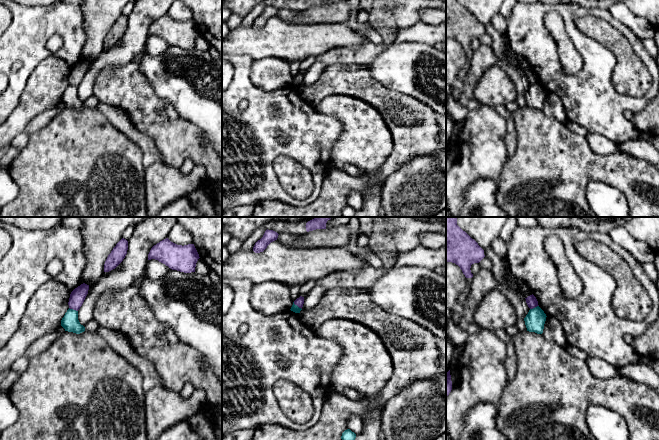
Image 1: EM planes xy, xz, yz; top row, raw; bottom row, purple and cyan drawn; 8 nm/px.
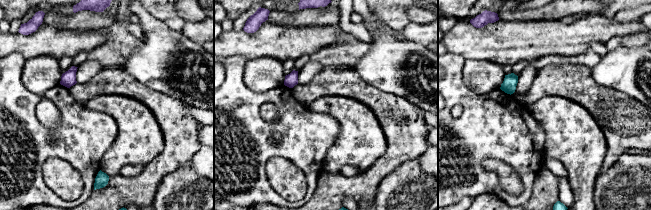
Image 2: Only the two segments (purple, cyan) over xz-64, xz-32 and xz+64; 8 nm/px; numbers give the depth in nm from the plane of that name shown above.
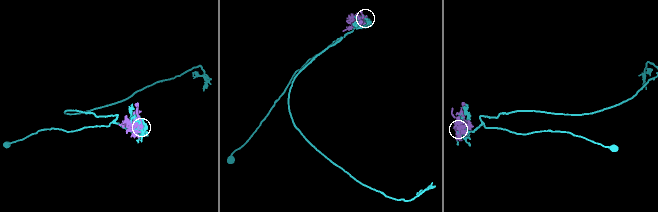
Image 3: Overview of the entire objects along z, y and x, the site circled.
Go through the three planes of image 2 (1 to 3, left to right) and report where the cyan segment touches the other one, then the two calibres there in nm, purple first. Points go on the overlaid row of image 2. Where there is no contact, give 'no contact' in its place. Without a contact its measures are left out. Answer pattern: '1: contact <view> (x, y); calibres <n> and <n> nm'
1: no contact
2: no contact
3: no contact

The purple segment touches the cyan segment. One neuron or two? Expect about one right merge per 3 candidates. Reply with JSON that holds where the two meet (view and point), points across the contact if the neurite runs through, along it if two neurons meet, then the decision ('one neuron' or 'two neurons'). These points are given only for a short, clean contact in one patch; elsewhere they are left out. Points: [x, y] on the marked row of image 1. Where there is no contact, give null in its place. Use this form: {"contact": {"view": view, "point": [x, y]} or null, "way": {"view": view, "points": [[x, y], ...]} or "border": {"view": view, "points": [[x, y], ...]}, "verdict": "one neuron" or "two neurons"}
{"contact": {"view": "xz", "point": [297, 305]}, "verdict": "two neurons"}

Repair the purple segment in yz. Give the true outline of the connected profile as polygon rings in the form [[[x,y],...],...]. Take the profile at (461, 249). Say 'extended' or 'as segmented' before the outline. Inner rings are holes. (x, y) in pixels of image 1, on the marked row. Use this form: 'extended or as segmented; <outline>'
as segmented; [[[446,217],[446,262],[455,263],[466,278],[472,278],[471,265],[484,257],[484,250],[457,225],[457,217]]]

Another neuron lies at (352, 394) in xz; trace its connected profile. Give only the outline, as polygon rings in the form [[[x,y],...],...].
[[[344,389],[342,395],[351,400],[360,400],[361,399],[361,394],[354,389]]]

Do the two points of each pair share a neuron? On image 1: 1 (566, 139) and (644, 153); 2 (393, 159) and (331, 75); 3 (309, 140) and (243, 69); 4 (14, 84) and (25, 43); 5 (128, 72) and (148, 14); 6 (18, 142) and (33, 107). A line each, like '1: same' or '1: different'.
1: different
2: same
3: same
4: same
5: different
6: different

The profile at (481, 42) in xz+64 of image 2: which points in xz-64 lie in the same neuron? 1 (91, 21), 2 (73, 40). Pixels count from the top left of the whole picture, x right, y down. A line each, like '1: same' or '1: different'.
1: different
2: same

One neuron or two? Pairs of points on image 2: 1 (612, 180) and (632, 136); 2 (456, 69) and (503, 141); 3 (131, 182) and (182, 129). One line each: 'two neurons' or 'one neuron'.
1: two neurons
2: one neuron
3: one neuron

